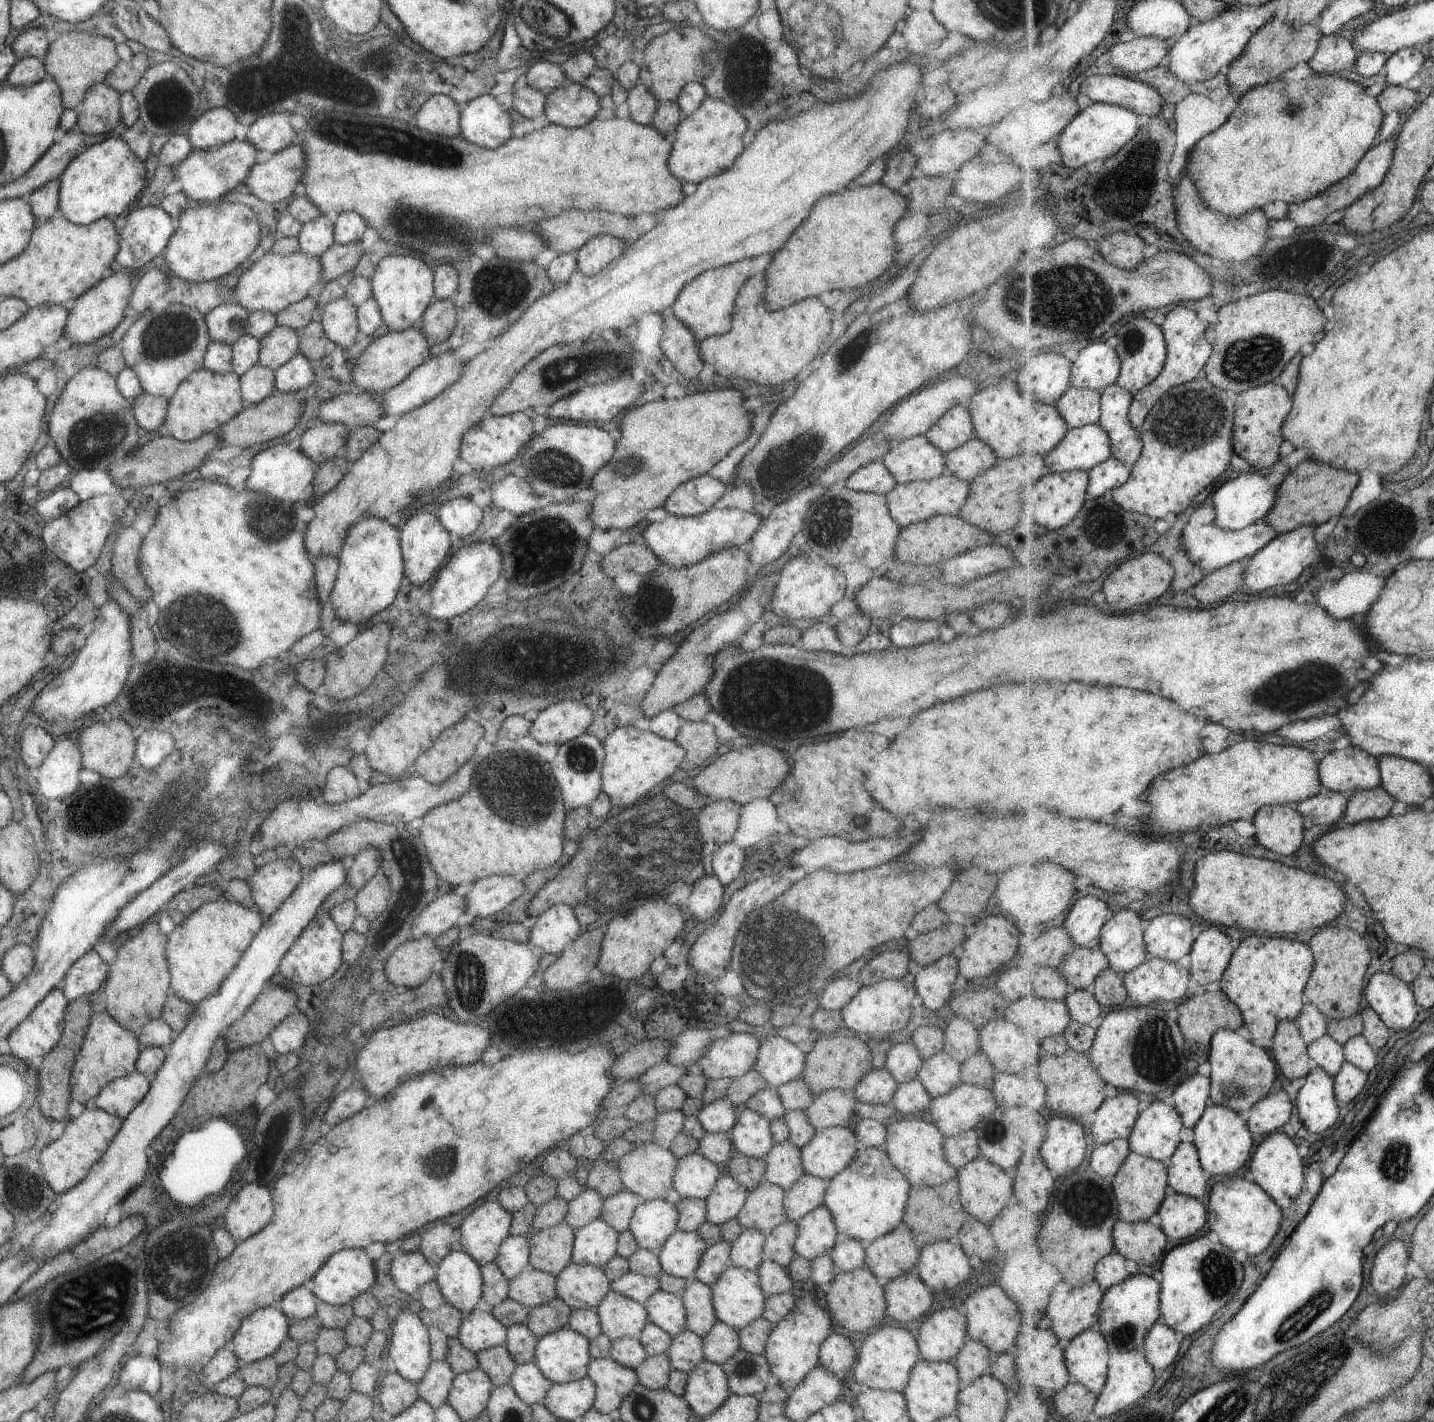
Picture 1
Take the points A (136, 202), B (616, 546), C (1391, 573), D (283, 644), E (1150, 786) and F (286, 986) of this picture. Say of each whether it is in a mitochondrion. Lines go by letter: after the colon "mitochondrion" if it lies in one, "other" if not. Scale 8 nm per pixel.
A: other
B: other
C: other
D: other
E: other
F: other

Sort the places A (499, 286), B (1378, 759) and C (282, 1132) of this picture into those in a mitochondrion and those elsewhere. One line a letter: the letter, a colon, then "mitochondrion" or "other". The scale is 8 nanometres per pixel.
A: mitochondrion
B: other
C: mitochondrion

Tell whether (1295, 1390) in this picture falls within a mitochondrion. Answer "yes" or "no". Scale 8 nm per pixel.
yes

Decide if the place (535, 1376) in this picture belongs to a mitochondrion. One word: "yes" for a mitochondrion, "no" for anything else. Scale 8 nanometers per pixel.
no

